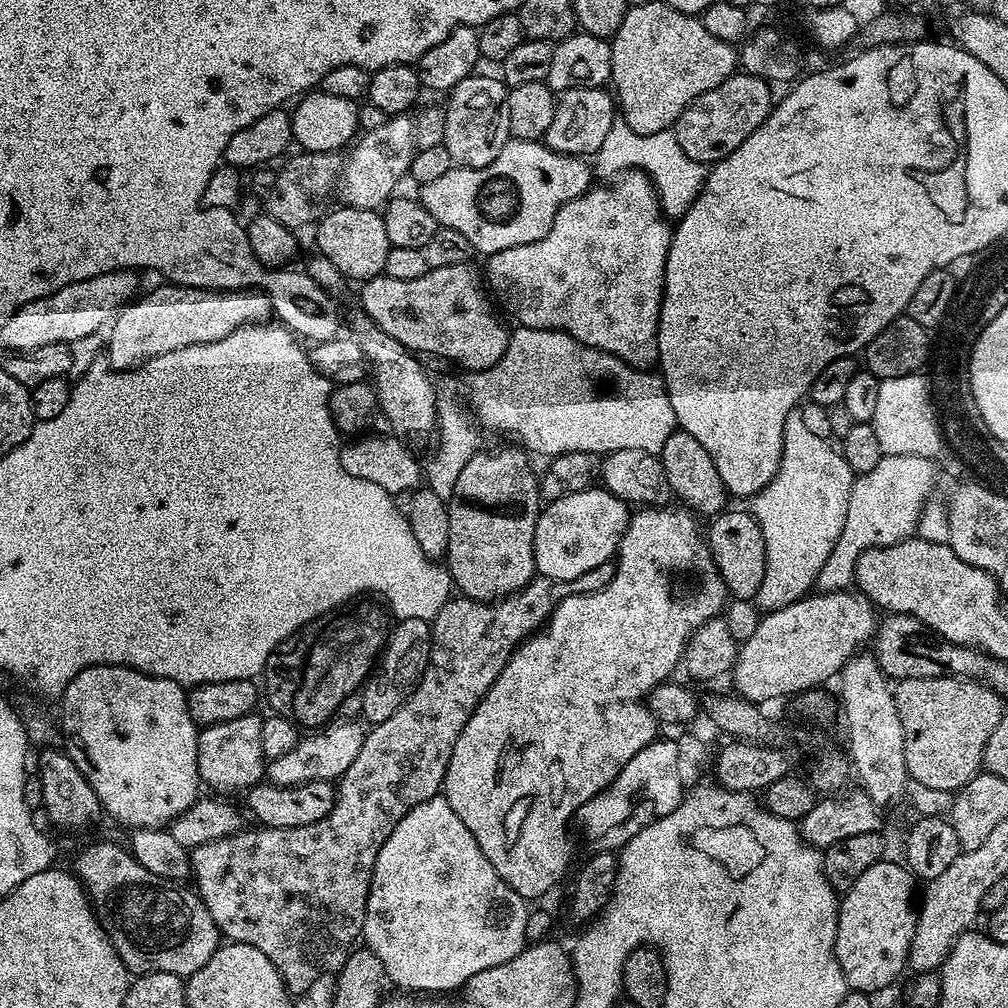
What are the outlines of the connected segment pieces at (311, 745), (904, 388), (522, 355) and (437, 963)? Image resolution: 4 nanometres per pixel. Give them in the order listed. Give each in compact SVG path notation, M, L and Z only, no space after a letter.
M348 720L342 721L341 724L336 723L329 723L315 734L305 735L296 743L294 750L267 761L267 779L283 788L293 788L311 780L339 781L340 777L346 774L346 770L350 770L354 758L358 758L358 750L362 750L366 732Z
M913 374L880 381L878 402L874 405L874 418L870 423L886 456L910 454L914 458L936 458L946 448L942 420L932 405L934 392L932 394L922 377Z
M517 327L508 337L508 349L502 358L492 368L487 371L469 371L464 377L464 396L468 399L468 404L472 407L472 412L476 415L476 420L484 428L489 428L492 432L517 432L520 435L519 443L523 445L529 453L551 458L561 456L563 452L595 452L597 454L609 454L620 450L642 450L658 454L662 446L666 446L666 438L670 433L677 431L678 425L674 406L670 406L668 391L664 388L664 381L655 371L631 368L626 362L622 362L616 356L608 352L600 352L596 348L587 348L585 345L574 339L565 332L546 330L545 328Z
M437 794L434 798L430 798L426 802L422 802L418 806L414 806L414 810L410 810L410 814L406 814L406 818L402 818L402 822L398 822L398 826L394 826L394 830L390 834L390 838L386 838L386 842L382 846L382 850L378 850L378 858L374 862L374 870L372 871L372 881L370 882L370 894L366 902L366 910L364 911L364 931L362 933L363 943L373 952L378 954L378 958L382 958L382 966L386 966L386 974L389 981L393 985L397 984L397 989L407 990L412 994L452 994L455 990L463 989L464 983L468 979L479 974L482 970L487 970L494 966L500 966L504 962L514 959L519 952L526 947L526 922L528 921L529 905L514 891L506 882L502 882L502 878L498 878L498 870L494 870L494 866L490 866L486 854L482 854L482 850L478 850L478 842L474 842L474 834L470 834L470 830L466 830L466 826L462 826L462 818L458 818L458 814L454 814L454 810L450 810L450 802L442 794Z

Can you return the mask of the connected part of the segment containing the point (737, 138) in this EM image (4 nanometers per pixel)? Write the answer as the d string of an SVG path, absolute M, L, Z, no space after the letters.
M733 74L726 78L726 82L714 86L714 90L706 90L697 100L690 102L674 125L678 146L686 150L686 158L711 166L738 150L738 146L742 146L742 142L746 142L746 138L750 138L772 112L774 99L768 88L771 88L769 81L762 78Z

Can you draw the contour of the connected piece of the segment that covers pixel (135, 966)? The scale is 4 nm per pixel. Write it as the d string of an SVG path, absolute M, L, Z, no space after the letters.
M104 840L101 844L92 844L89 848L84 848L80 852L80 857L76 860L74 871L80 878L84 891L88 894L88 899L92 901L92 911L96 914L96 921L102 926L102 930L108 935L108 940L114 946L114 950L122 958L122 962L127 966L129 973L143 974L145 972L165 972L166 974L174 974L181 978L187 978L194 975L198 970L202 970L202 966L206 966L206 962L210 962L210 958L216 953L217 948L222 944L222 930L214 922L214 918L210 914L208 907L204 905L203 900L191 887L182 888L179 883L166 880L159 877L158 874L152 874L146 870L145 866L140 865L132 856L131 851L122 843L111 844L110 841Z

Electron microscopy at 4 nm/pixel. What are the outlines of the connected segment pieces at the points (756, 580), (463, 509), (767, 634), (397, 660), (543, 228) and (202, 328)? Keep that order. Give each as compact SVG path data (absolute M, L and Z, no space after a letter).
M725 510L711 517L709 524L712 525L706 528L708 548L712 551L729 593L737 600L752 600L758 594L758 586L762 586L766 578L766 542L751 511L732 511Z
M523 447L516 448L492 448L489 452L478 450L462 466L462 474L458 474L458 482L454 482L452 496L447 500L448 517L450 518L450 538L448 539L448 555L446 557L446 567L452 583L457 589L460 588L465 597L470 600L494 601L506 596L511 596L525 588L528 583L537 575L536 559L534 558L534 530L542 511L542 497L537 473L532 473L532 468L528 465L529 453Z
M852 590L809 594L790 606L761 615L758 630L739 645L736 663L732 666L730 681L736 687L735 695L754 705L764 706L767 700L780 700L783 696L792 698L799 693L819 689L831 676L832 679L839 677L846 662L859 649L856 647L867 640L869 643L875 637L877 627L876 605L867 596Z
M410 618L401 620L389 631L388 642L384 645L384 651L380 659L376 661L371 676L364 682L362 691L359 693L360 712L369 720L369 725L375 726L386 722L417 684L420 683L422 674L426 670L432 649L432 626L429 621Z
M510 138L506 146L490 162L481 168L462 168L453 166L443 178L429 184L419 185L420 203L434 214L437 225L450 230L462 230L470 238L470 246L477 253L491 254L501 252L510 246L522 246L538 242L550 230L558 210L574 198L593 187L592 172L588 169L589 161L578 156L567 156L550 150L539 140L517 140Z
M171 282L161 285L125 304L111 321L106 359L117 372L127 372L156 356L170 354L170 350L218 342L248 324L267 324L274 316L272 304L261 290L184 288Z

